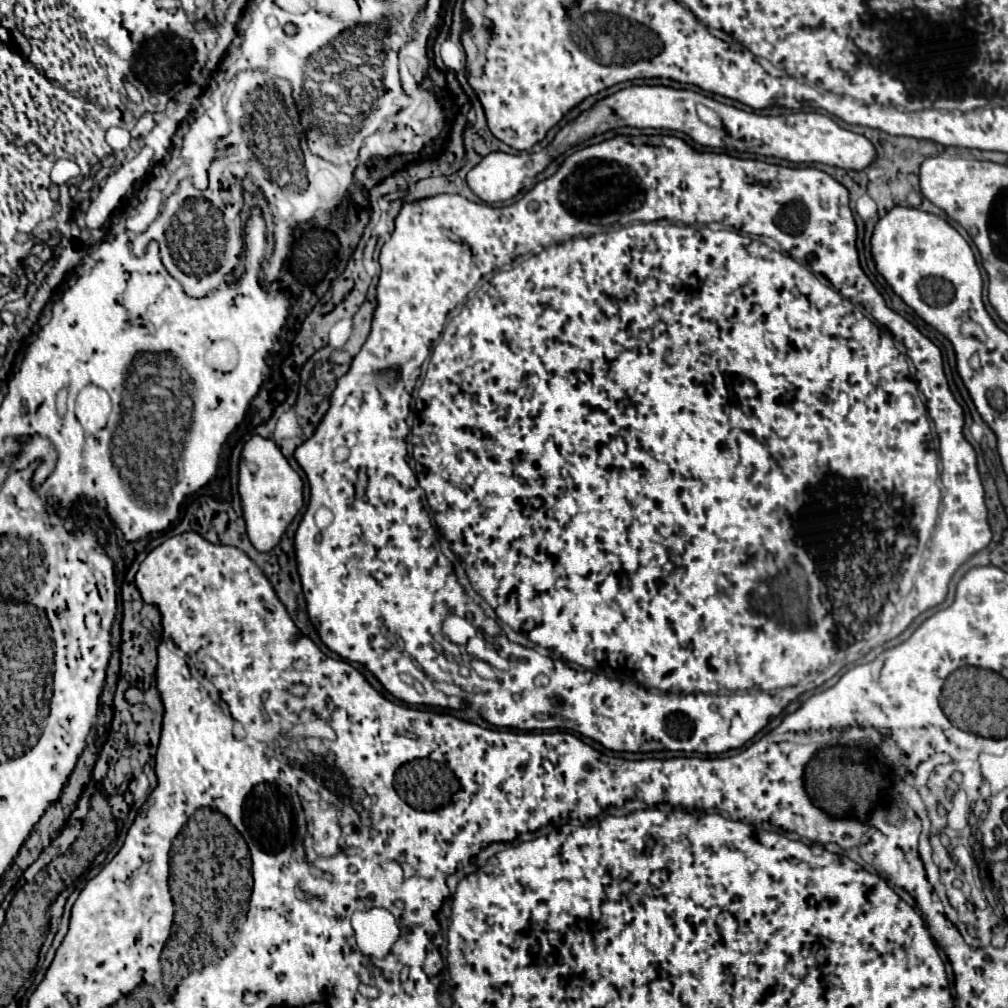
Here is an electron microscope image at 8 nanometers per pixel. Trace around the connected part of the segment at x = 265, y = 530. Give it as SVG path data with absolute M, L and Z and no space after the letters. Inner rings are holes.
M252 436L244 444L238 468L238 494L242 502L248 538L258 552L270 552L280 542L288 524L294 520L294 516L304 504L302 478L286 462L274 440L262 436Z

